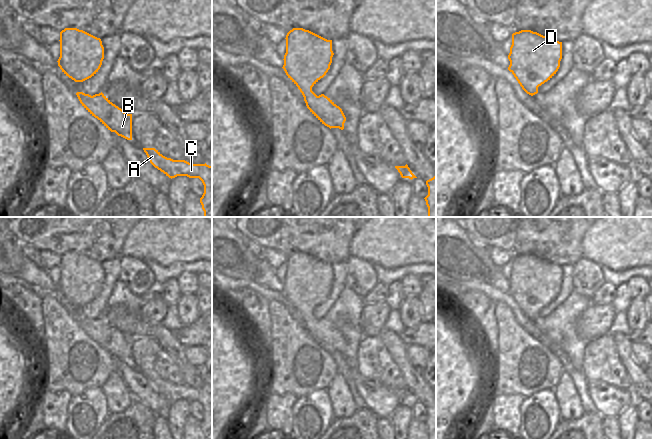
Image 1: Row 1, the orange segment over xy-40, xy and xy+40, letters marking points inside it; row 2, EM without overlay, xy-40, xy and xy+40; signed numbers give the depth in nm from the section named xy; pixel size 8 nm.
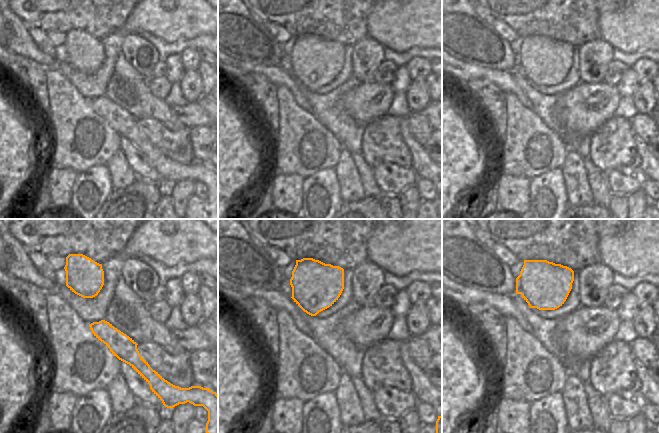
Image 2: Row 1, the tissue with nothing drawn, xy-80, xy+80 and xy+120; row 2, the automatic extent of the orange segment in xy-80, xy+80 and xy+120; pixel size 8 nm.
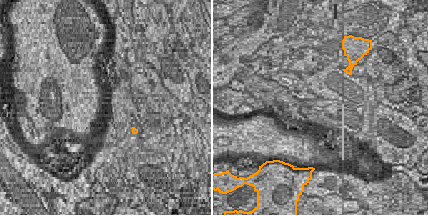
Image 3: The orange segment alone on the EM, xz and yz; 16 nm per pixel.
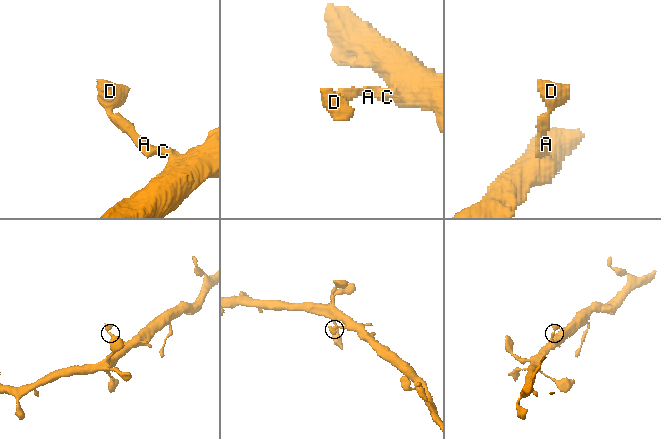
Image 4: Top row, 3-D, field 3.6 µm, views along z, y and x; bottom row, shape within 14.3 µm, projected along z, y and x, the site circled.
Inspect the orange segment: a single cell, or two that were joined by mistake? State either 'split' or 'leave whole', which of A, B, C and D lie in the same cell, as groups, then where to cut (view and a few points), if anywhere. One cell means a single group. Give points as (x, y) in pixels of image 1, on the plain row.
leave whole; groups A B C D; cut none

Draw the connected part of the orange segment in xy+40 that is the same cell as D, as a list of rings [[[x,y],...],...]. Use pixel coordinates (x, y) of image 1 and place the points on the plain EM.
[[[521,254],[512,258],[508,283],[508,294],[522,313],[533,320],[538,317],[538,311],[558,295],[562,283],[562,266],[531,254]]]

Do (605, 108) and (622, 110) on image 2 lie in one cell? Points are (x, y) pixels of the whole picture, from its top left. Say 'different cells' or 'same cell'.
different cells

